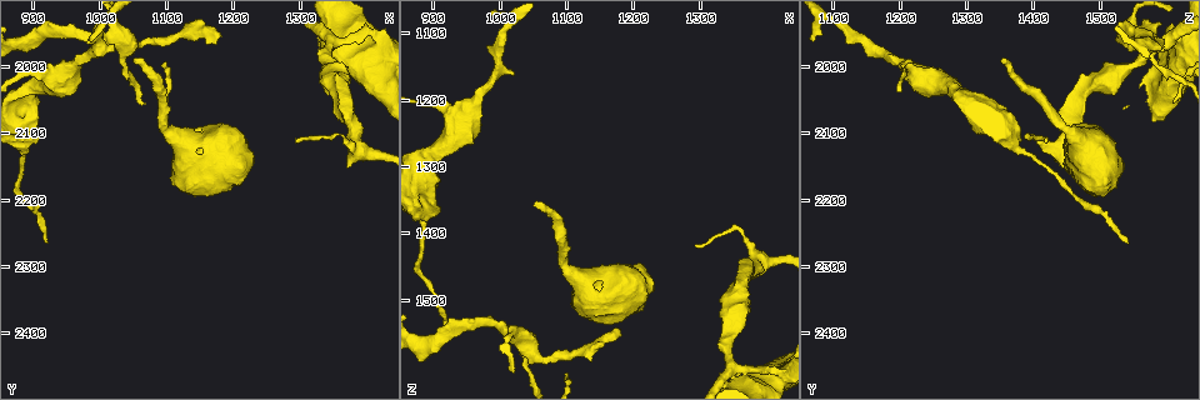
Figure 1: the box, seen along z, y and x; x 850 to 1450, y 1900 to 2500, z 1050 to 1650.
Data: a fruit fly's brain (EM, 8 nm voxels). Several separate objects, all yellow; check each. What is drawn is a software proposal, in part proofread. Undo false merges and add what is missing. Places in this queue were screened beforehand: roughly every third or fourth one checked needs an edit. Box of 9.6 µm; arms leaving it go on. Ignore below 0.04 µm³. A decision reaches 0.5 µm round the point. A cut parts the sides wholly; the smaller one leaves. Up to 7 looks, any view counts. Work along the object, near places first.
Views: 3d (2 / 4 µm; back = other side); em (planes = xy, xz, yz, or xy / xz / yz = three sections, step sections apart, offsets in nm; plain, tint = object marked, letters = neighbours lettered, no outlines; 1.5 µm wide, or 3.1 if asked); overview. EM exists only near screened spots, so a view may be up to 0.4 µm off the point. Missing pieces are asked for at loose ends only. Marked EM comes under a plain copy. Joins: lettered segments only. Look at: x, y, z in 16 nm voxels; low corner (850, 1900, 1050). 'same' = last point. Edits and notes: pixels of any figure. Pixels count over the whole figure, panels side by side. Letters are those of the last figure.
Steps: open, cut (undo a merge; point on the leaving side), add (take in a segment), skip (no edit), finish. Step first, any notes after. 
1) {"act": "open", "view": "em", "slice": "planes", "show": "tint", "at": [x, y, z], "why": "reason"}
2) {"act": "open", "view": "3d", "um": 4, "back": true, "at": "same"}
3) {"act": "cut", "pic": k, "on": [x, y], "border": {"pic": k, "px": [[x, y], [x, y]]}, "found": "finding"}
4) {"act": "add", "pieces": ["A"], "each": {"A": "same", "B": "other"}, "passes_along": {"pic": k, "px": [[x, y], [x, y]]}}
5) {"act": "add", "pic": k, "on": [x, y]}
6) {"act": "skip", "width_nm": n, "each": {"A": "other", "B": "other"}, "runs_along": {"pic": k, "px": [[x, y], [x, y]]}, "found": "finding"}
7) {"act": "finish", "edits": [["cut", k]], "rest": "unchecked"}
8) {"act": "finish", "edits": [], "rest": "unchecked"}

{"act": "open", "view": "em", "slice": "planes", "show": "letters", "at": [1045, 1990, 1355], "why": "end of a long branch"}

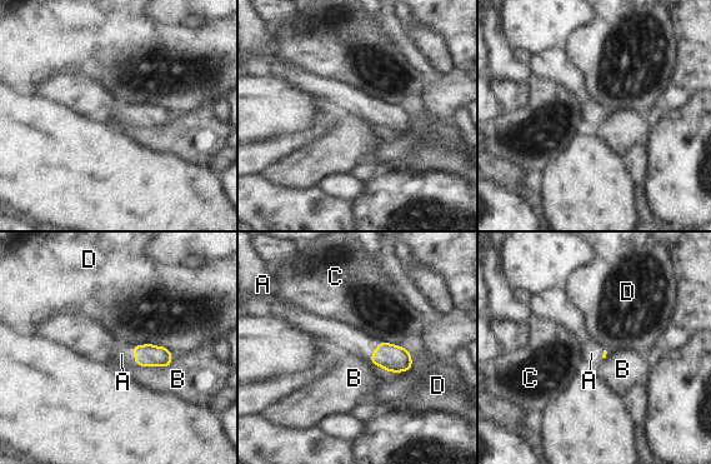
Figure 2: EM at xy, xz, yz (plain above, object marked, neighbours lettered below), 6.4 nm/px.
{"act": "add", "pieces": ["A"], "each": {"A": "same", "B": "other", "C": "other", "D": "other"}, "passes_along": {"pic": 2, "px": [[392, 358], [375, 350], [349, 339]]}, "found": "it goes on there"}

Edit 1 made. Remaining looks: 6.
{"act": "open", "view": "overview", "why": "redraw"}

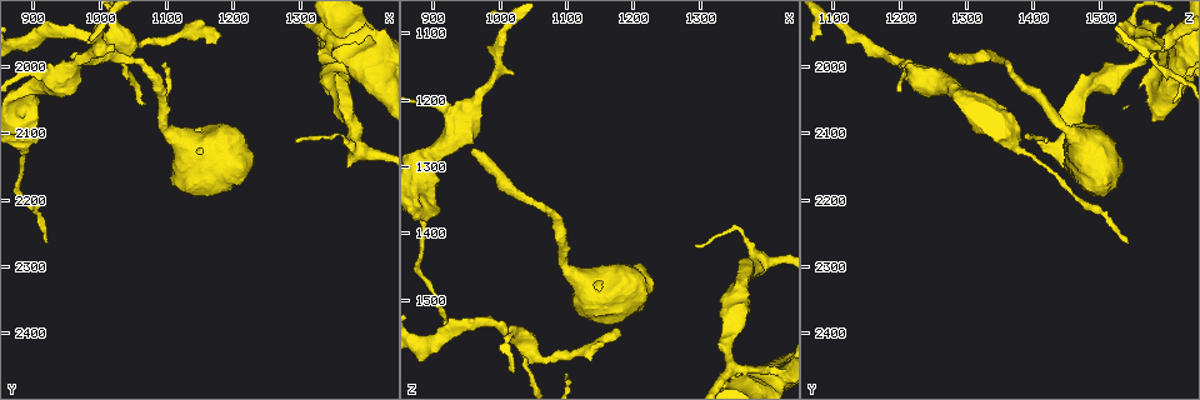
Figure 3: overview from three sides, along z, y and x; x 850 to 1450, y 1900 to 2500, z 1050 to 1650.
{"act": "open", "view": "3d", "um": 4, "back": true, "at": [885, 2010, 1205], "why": "thick turns thin"}

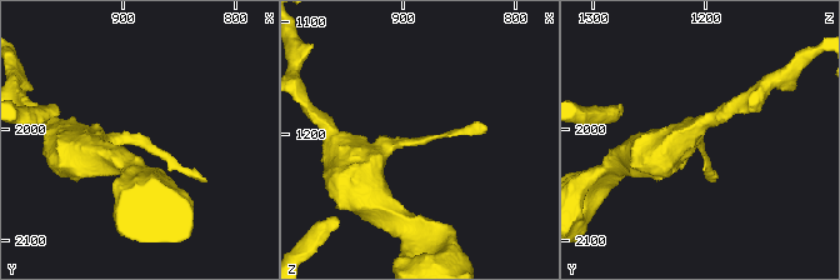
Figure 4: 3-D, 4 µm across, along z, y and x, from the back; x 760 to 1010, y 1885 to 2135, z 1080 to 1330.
{"act": "open", "view": "em", "slice": "planes", "show": "letters", "at": [890, 2010, 1208]}

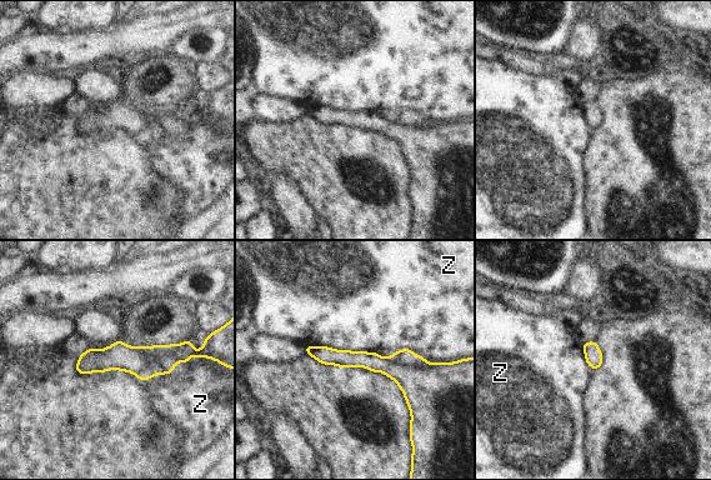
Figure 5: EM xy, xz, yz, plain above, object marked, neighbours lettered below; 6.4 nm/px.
{"act": "skip", "width_nm": 110, "each": {"Z": "other"}, "runs_along": {"pic": 5, "px": [[308, 349], [389, 366], [417, 366]]}, "found": "continuous, no second cell"}

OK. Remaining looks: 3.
{"act": "open", "view": "3d", "um": 2, "at": [1175, 1965, 1555], "why": "free end"}

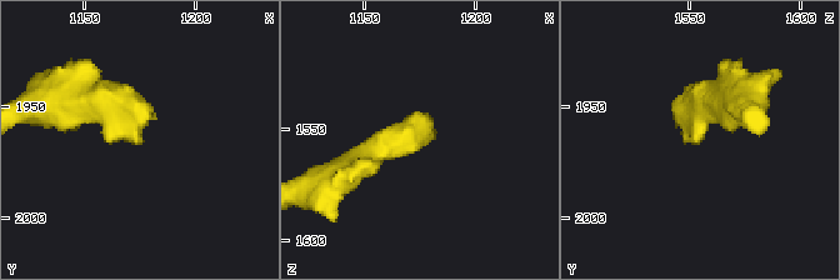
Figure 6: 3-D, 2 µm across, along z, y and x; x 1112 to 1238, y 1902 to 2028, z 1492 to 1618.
{"act": "open", "view": "em", "slice": "planes", "show": "letters", "at": [1175, 1969, 1553], "why": "shape alone is not enough"}

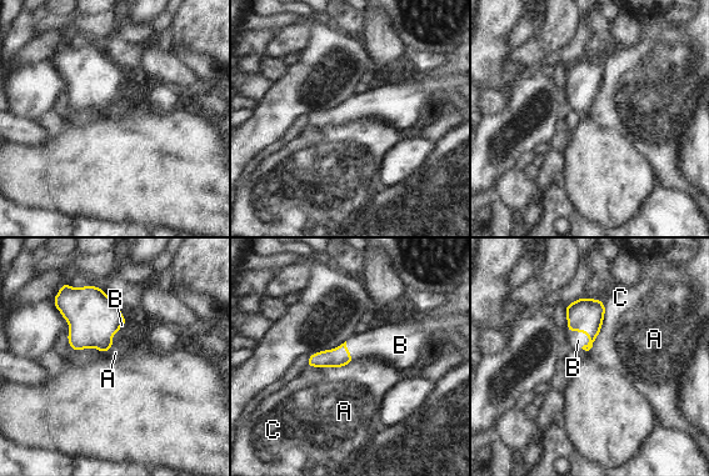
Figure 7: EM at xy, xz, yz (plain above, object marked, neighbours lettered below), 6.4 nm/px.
{"act": "add", "pieces": ["B"], "each": {"A": "other", "B": "same", "C": "other"}, "passes_along": {"pic": 7, "px": [[585, 315], [580, 331], [578, 340]]}, "found": "the cell continues"}

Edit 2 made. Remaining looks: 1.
{"act": "finish", "edits": [["add", 2], ["add", 7]], "rest": "unchecked"}

